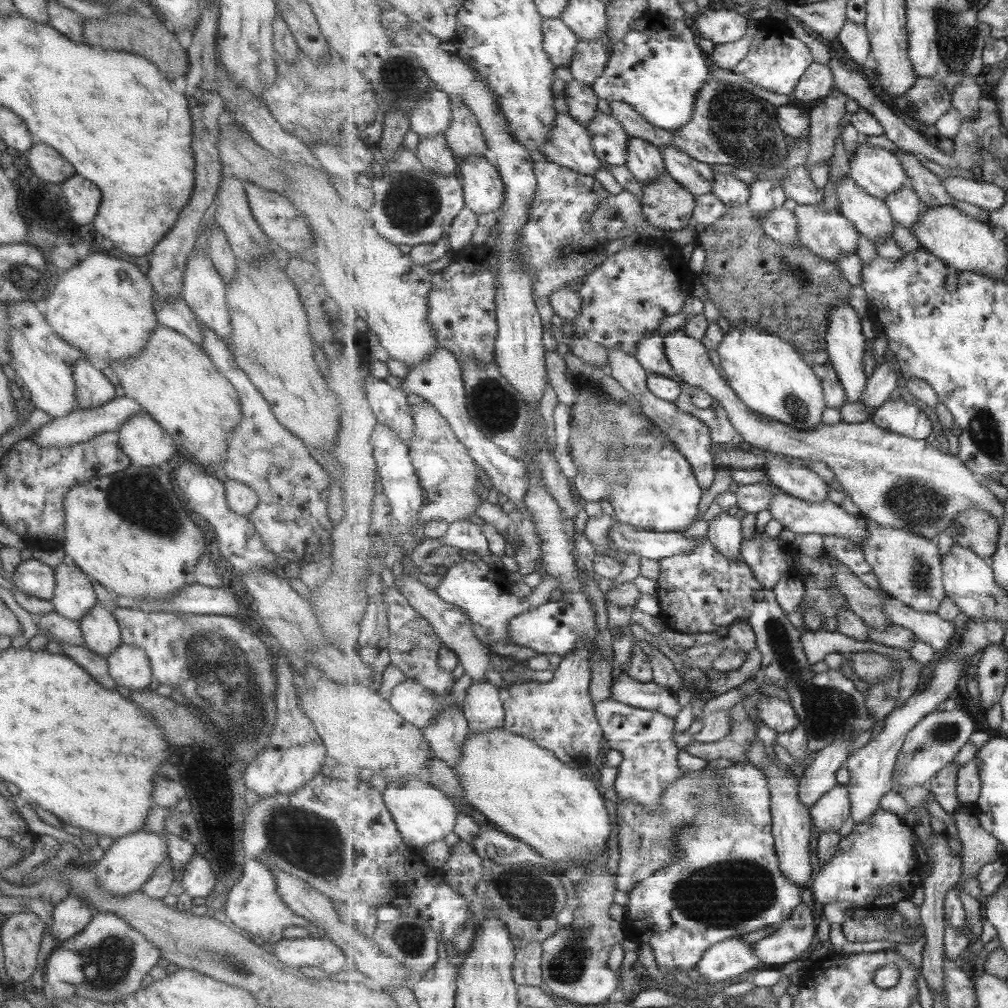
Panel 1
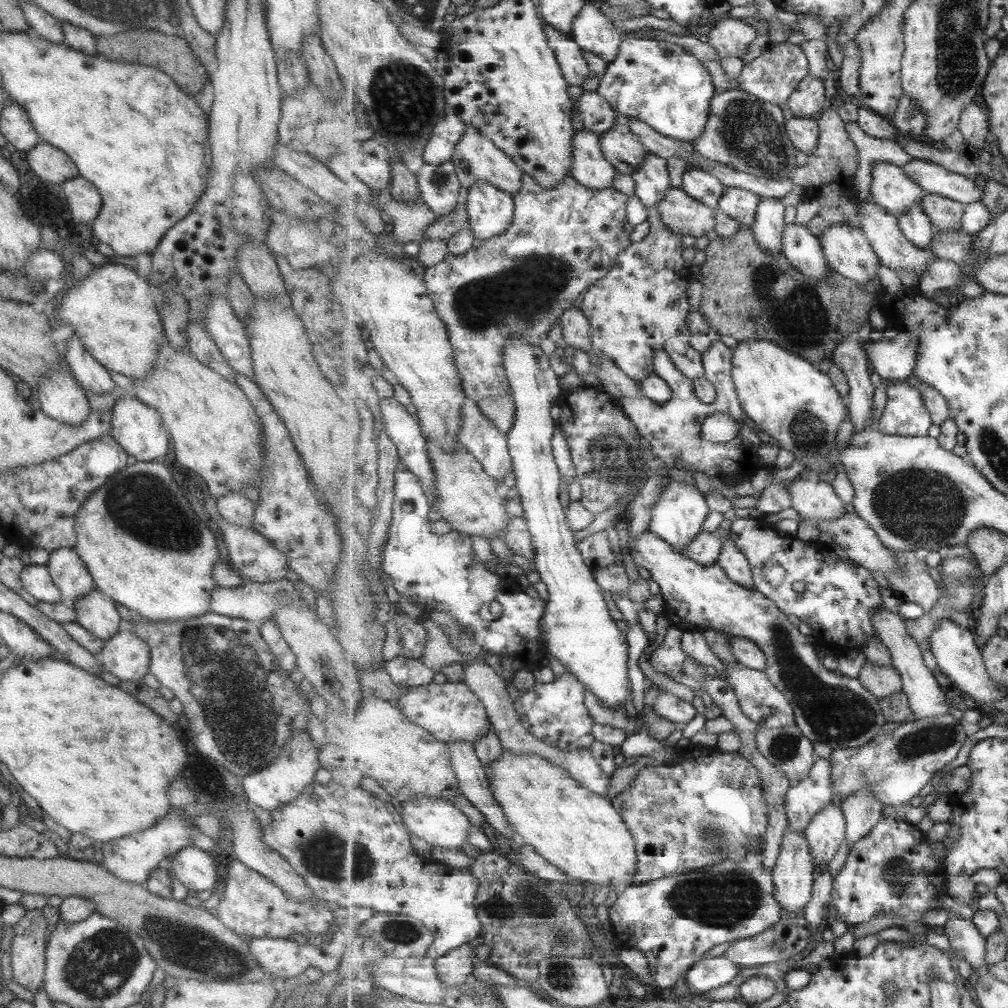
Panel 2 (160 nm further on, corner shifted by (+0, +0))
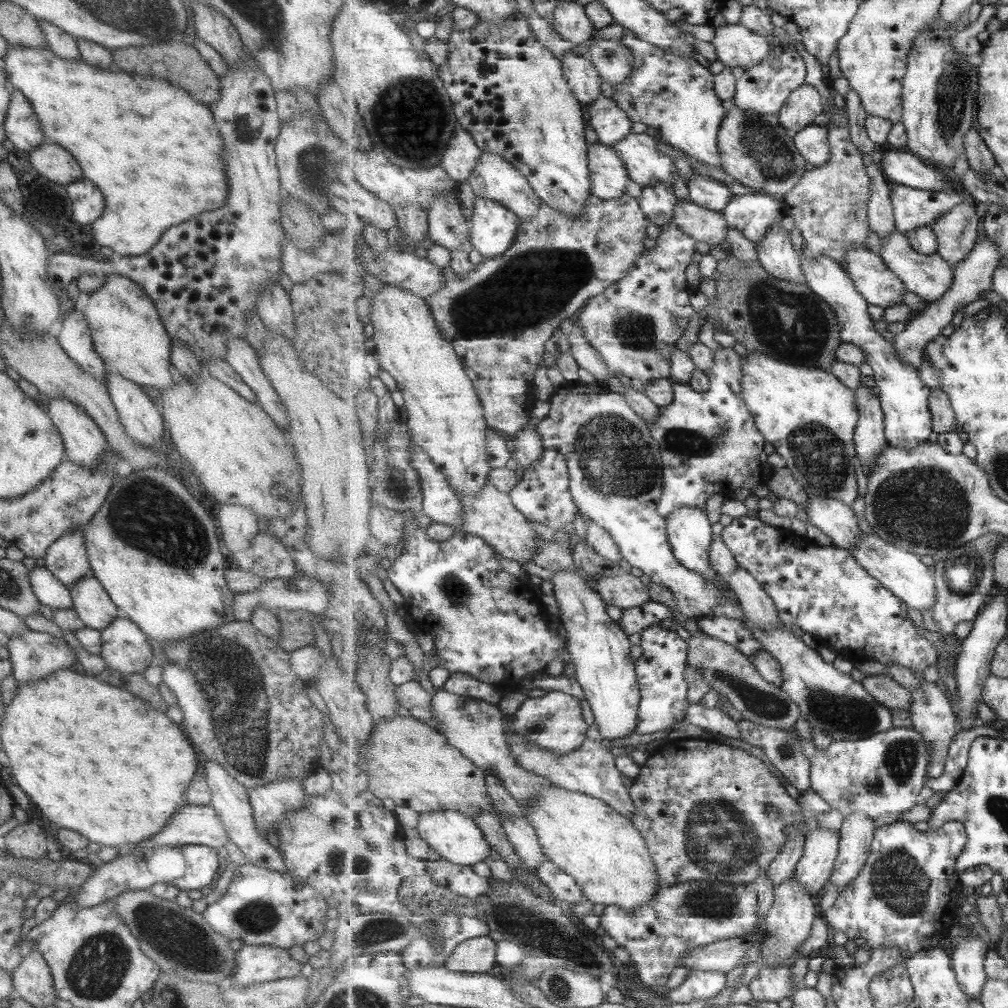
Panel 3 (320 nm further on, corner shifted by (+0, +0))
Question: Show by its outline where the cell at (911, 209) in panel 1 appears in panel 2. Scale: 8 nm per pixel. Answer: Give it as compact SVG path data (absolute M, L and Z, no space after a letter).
M914 205L908 214L902 214L898 219L905 236L913 244L923 249L932 246L937 229L922 205Z

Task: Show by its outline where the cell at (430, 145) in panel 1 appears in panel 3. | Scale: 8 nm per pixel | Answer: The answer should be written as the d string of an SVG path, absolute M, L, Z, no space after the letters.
M444 192L428 211L430 220L430 239L452 252L462 250L467 254L473 252L474 244L470 235L471 221L465 219L457 194Z

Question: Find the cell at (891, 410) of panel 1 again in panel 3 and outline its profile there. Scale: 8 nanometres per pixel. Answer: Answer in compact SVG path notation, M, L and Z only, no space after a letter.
M802 253L803 270L807 284L815 294L836 311L840 323L840 337L843 342L852 342L864 350L866 363L874 371L874 380L879 389L879 399L885 414L885 436L888 444L893 447L917 449L921 443L929 441L934 432L933 416L929 406L932 388L927 386L916 366L904 361L897 353L892 341L888 342L881 336L881 325L871 319L870 302L857 290L855 281L839 262L827 256L809 258Z

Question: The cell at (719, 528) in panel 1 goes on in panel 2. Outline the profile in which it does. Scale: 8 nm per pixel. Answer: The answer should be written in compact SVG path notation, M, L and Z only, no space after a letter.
M731 533L722 539L723 551L721 551L718 562L724 567L729 578L739 582L741 586L747 586L749 590L756 590L755 574L750 565L750 560L731 541Z

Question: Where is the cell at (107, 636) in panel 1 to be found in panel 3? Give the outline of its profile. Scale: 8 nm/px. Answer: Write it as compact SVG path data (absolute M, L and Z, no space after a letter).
M92 574L77 579L68 589L72 598L72 609L86 627L101 632L117 617L117 607Z

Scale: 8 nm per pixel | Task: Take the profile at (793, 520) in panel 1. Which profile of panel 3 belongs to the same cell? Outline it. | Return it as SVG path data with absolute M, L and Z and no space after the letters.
M863 534L857 543L851 547L851 552L865 570L869 571L881 584L892 590L909 607L919 610L930 610L937 604L937 586L935 574L927 564L921 562L921 557L913 551L886 542L875 534Z

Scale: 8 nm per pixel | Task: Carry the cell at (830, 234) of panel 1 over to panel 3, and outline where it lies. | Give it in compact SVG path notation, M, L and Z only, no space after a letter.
M852 246L846 259L848 268L845 270L870 304L891 308L905 302L905 283L887 266L881 255Z

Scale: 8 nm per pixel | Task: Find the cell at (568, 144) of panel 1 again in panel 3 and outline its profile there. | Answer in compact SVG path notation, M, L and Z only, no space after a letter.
M600 141L589 147L590 169L592 170L592 194L603 199L621 198L629 186L629 171L621 155Z

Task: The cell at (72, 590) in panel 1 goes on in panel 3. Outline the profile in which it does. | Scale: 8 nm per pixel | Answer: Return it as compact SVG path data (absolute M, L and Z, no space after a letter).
M77 528L57 538L57 541L47 548L43 557L43 567L66 587L77 579L92 574L83 544L83 528L81 529Z

